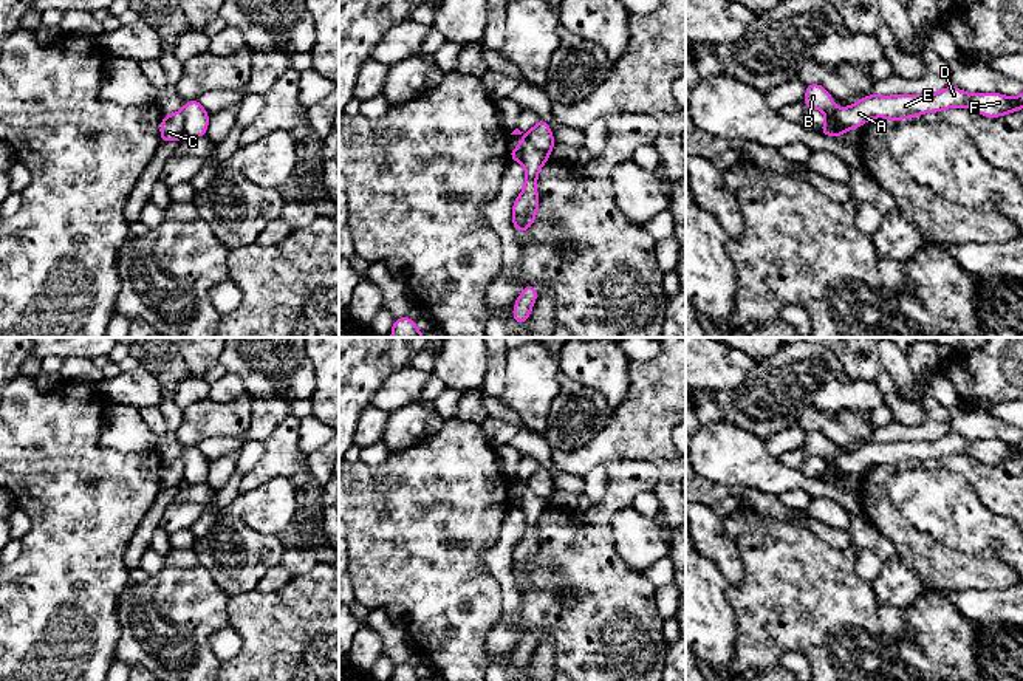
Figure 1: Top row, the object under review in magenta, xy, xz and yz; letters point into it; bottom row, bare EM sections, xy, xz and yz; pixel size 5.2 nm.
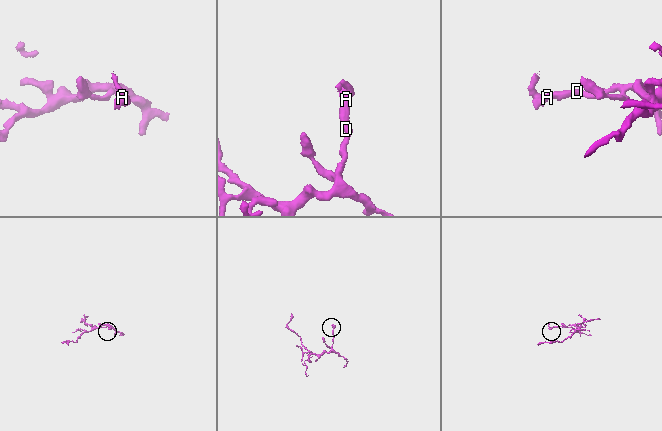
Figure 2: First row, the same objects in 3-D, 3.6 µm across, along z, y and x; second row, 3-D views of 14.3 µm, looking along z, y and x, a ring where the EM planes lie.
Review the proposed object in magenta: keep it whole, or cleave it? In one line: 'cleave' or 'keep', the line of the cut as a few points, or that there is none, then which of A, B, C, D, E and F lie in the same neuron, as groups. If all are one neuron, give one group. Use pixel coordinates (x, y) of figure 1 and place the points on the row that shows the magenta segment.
cleave; cut xy (181, 110), (183, 135); groups A C D E F / B

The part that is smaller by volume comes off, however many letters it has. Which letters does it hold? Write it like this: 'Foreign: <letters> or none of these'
Foreign: B

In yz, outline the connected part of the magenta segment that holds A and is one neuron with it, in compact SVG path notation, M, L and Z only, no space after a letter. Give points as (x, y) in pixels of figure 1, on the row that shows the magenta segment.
M952 85L933 94L870 94L851 107L840 108L836 122L848 130L862 127L870 118L890 118L898 122L905 118L918 118L927 111L939 113L952 107L967 107L983 116L997 118L1023 108L1023 94L1017 98L1000 93L970 94Z

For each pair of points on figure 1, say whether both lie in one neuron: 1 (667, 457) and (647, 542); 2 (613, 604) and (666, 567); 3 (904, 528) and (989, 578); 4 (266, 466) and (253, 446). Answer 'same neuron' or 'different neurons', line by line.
1: different neurons
2: different neurons
3: same neuron
4: different neurons

